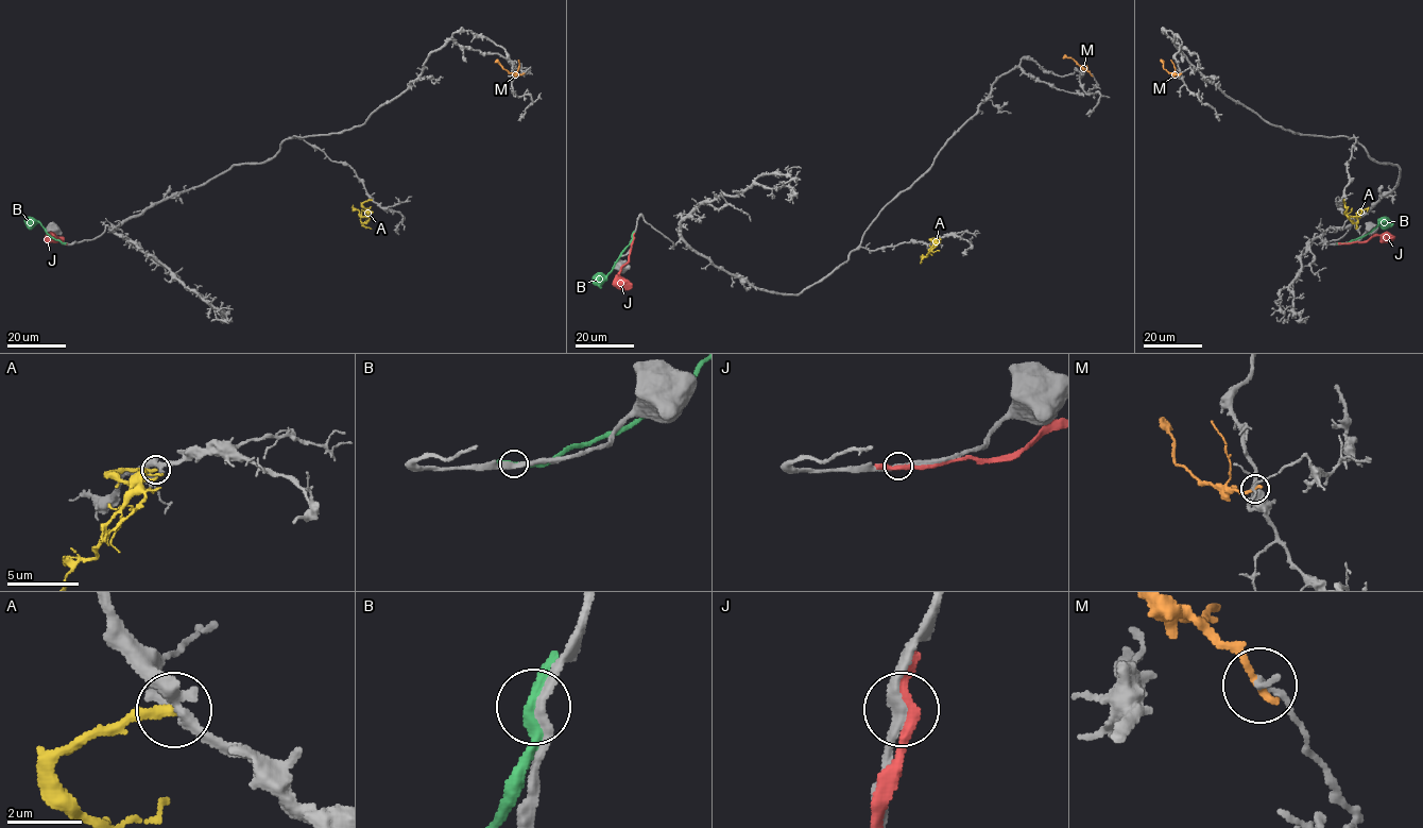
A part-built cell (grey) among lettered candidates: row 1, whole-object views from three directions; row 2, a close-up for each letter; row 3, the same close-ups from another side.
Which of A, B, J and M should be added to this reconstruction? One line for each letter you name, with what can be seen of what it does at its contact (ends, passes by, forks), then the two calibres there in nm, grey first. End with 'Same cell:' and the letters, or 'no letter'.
Same cell: no letter

